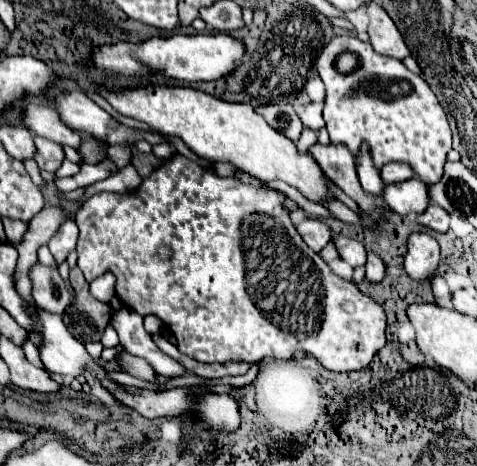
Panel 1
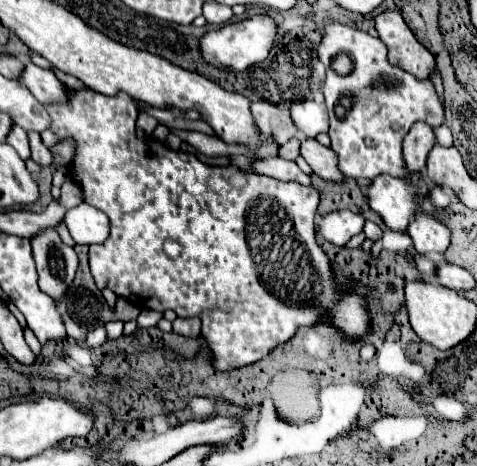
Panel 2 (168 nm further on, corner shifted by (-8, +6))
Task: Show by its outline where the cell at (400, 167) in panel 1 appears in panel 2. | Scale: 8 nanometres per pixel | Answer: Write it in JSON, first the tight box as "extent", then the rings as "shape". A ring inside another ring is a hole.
{"extent":[404,123,436,171],"shape":[[[416,123],[404,139],[404,165],[408,171],[424,171],[426,157],[436,145],[436,137],[426,123]]]}

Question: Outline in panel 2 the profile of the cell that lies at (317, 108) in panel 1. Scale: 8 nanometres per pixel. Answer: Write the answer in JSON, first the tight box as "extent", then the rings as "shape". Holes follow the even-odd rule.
{"extent":[290,101,329,137],"shape":[[[302,101],[290,107],[292,119],[306,137],[316,137],[318,133],[327,132],[329,117],[324,102]]]}

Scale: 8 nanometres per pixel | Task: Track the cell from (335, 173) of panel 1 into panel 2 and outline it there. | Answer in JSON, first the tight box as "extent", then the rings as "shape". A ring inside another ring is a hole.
{"extent":[300,139,344,183],"shape":[[[302,139],[300,153],[318,177],[326,181],[334,181],[334,183],[344,181],[344,175],[340,175],[336,151],[332,147],[320,145],[316,139]]]}

